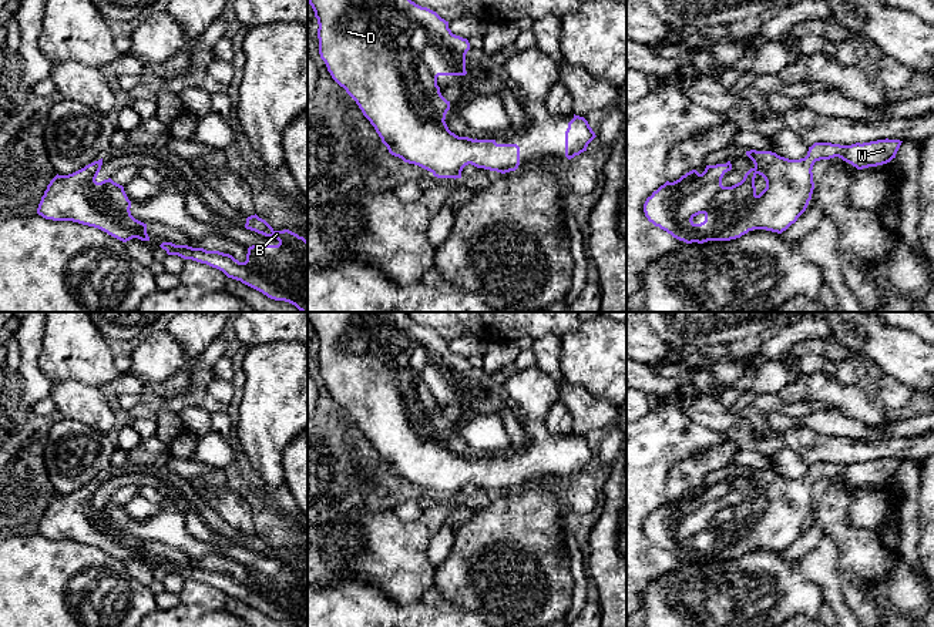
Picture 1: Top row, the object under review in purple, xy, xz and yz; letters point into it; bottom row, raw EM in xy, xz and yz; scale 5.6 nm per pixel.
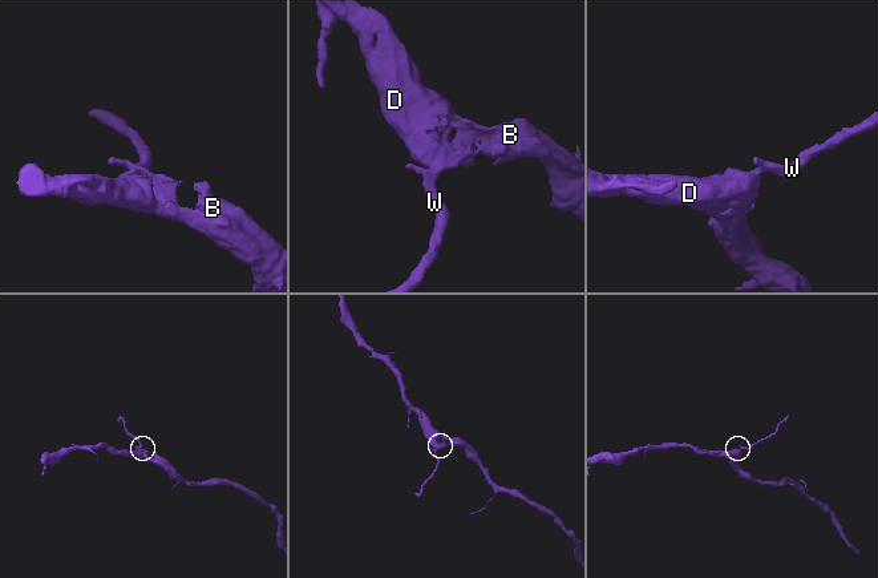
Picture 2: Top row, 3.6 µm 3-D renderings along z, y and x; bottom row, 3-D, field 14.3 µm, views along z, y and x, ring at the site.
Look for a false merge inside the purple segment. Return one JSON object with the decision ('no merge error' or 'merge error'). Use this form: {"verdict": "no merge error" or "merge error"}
{"verdict": "no merge error"}

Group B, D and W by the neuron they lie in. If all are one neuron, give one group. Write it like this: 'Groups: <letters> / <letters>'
Groups: B D W

